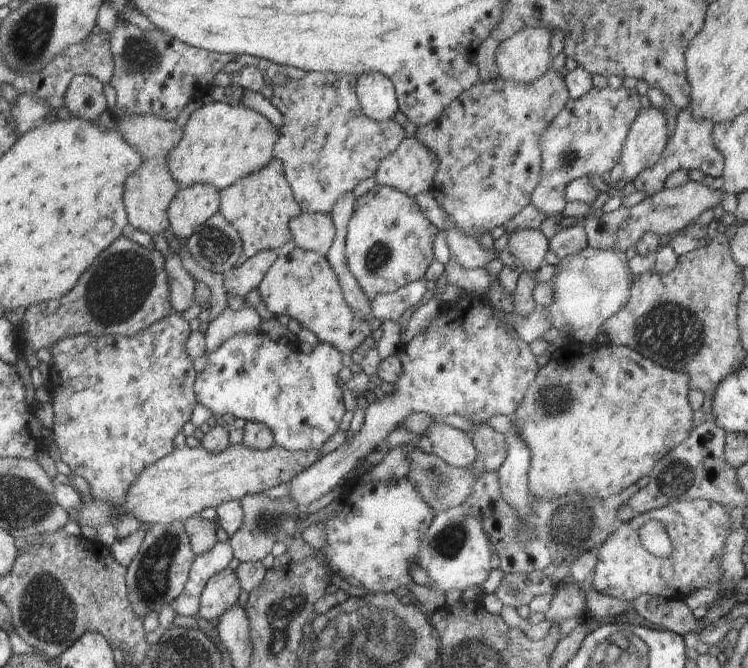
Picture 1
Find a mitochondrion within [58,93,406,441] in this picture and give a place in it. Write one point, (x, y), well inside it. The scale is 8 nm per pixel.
(121, 283)

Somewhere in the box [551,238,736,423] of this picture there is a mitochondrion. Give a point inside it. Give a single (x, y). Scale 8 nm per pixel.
(672, 333)

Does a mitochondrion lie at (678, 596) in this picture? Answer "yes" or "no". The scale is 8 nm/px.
no

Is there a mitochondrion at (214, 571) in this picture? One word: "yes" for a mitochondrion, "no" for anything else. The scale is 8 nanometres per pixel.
no

